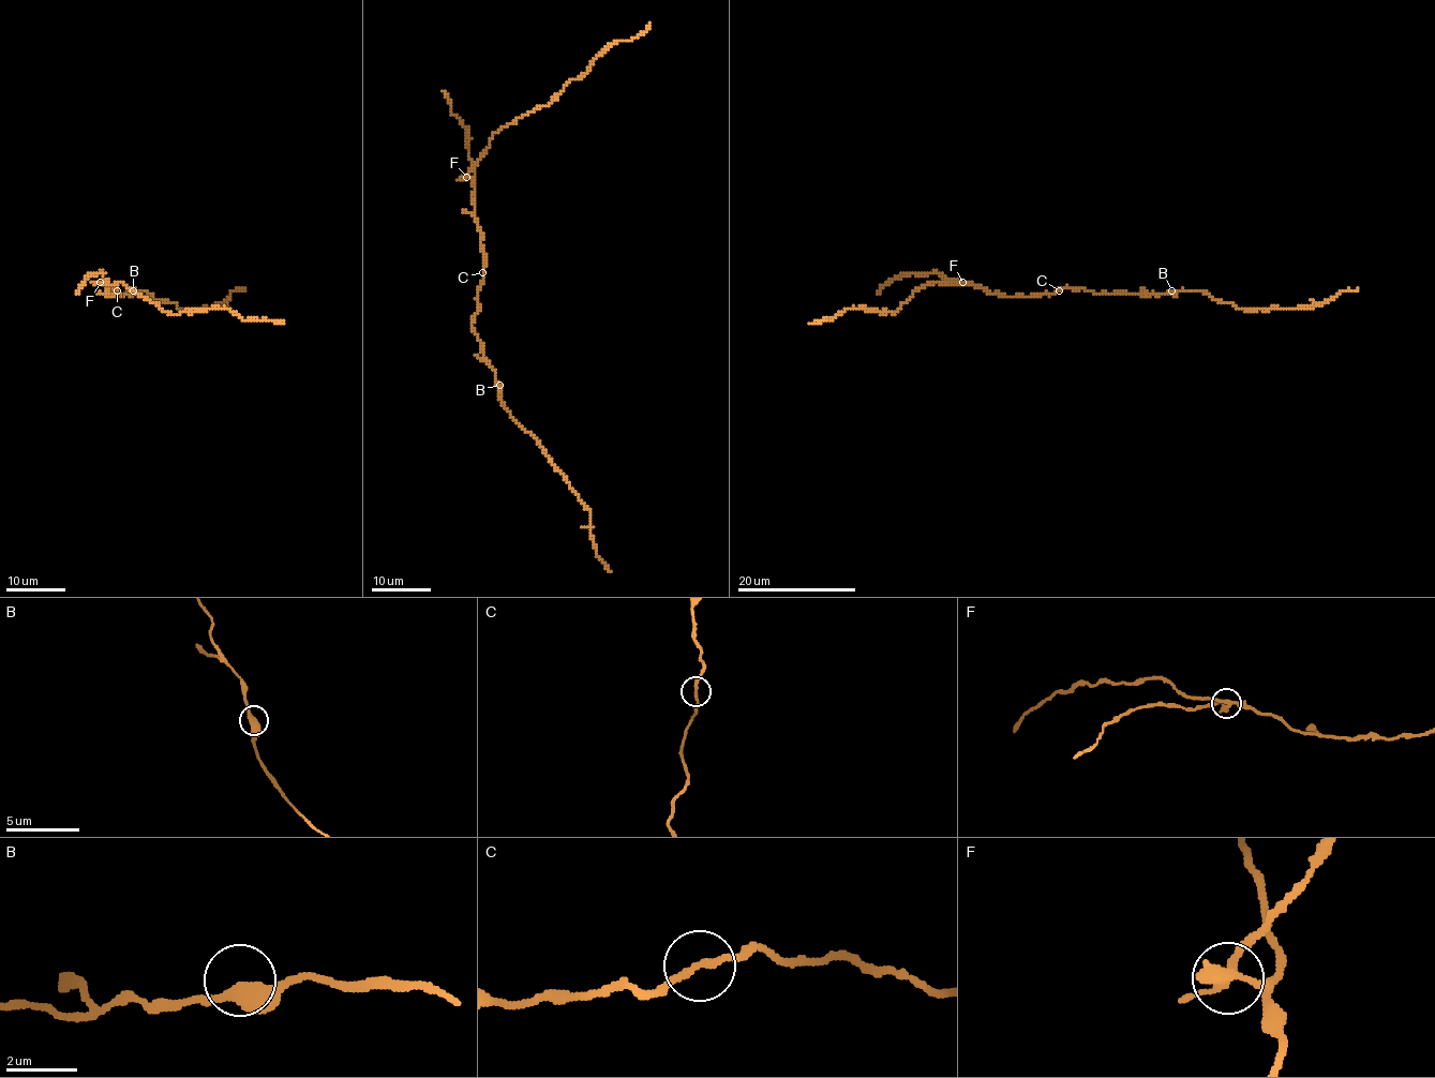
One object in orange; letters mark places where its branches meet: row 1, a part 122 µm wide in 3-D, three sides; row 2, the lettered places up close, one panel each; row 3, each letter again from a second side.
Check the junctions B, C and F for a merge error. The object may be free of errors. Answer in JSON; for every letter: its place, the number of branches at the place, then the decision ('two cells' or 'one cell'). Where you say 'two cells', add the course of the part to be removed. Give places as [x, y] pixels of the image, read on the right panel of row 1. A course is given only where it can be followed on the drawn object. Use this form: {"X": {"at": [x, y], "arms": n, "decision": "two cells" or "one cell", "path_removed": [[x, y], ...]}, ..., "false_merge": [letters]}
{"B": {"at": [1171, 290], "arms": 3, "decision": "one cell"}, "C": {"at": [1059, 290], "arms": 2, "decision": "one cell"}, "F": {"at": [962, 282], "arms": 3, "decision": "two cells", "path_removed": [[962, 283], [924, 284], [897, 312], [847, 308], [833, 319], [809, 323]]}, "false_merge": ["F"]}

